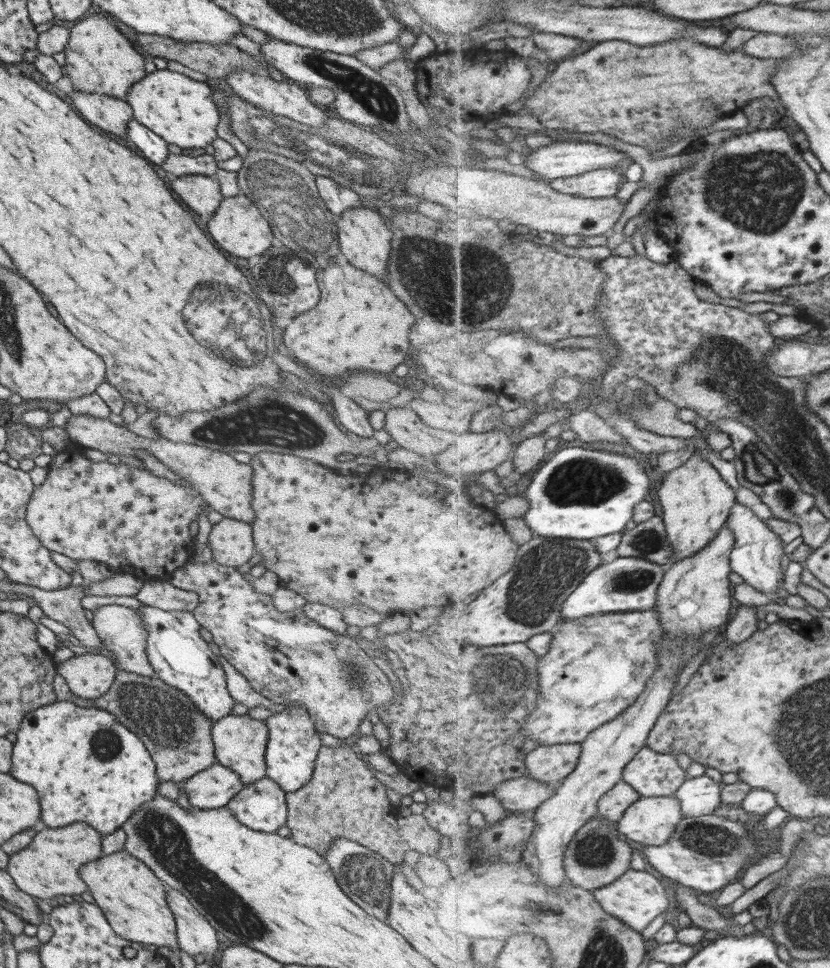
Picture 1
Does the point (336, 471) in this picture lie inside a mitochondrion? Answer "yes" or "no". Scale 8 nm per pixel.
no

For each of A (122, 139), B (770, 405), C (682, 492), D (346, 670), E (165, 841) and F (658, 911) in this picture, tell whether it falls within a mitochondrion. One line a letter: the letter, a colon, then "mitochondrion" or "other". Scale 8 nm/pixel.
A: other
B: mitochondrion
C: other
D: mitochondrion
E: mitochondrion
F: other

